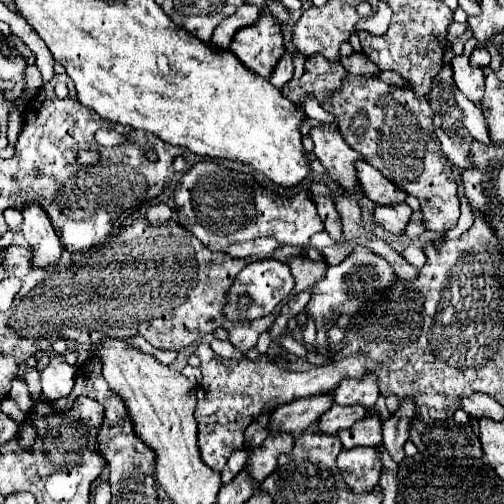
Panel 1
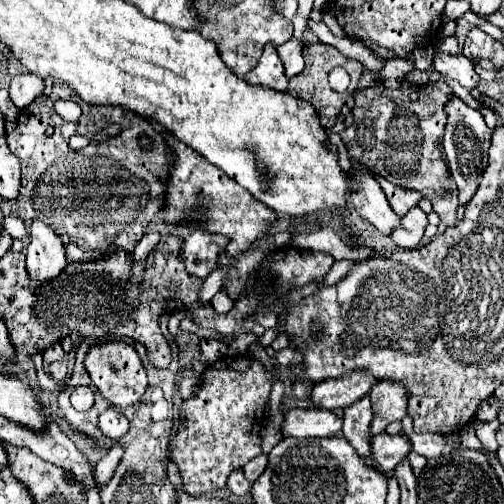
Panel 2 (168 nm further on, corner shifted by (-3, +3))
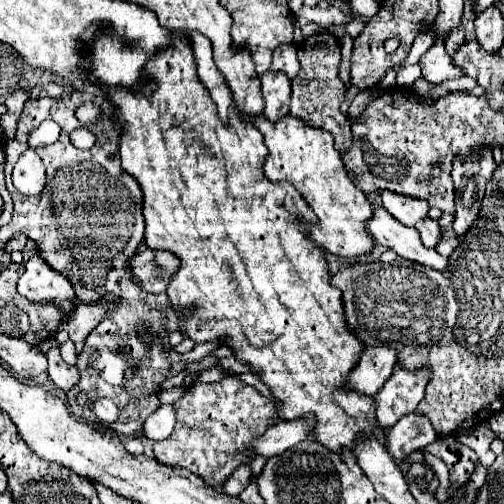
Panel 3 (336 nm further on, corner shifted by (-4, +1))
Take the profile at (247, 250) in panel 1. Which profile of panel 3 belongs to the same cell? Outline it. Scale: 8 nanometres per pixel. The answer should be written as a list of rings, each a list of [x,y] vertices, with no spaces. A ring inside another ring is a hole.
[[[138,251],[128,263],[132,279],[136,279],[148,293],[164,293],[168,275],[174,273],[178,265],[180,261],[168,251]]]

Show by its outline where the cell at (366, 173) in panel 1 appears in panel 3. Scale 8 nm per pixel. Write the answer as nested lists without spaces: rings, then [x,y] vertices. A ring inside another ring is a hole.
[[[382,191],[380,195],[382,195],[384,209],[406,227],[414,227],[420,219],[428,217],[430,205],[424,199],[402,197],[402,195],[392,193],[392,191]]]

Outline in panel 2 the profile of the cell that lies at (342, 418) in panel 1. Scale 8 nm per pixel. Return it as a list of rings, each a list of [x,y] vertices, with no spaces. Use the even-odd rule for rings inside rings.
[[[291,409],[283,421],[287,437],[333,437],[341,433],[343,419],[323,409]]]

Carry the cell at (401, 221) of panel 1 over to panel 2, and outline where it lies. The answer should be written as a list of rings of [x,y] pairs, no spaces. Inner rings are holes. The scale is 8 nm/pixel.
[[[413,207],[409,209],[409,213],[405,213],[405,217],[401,217],[401,223],[397,225],[397,229],[393,229],[391,239],[401,249],[415,249],[421,245],[425,225],[427,215],[419,207]]]

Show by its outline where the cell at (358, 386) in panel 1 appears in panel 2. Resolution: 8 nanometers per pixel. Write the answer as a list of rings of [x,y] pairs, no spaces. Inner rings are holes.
[[[369,393],[343,409],[343,435],[365,459],[369,457],[369,425],[371,425],[371,397]]]

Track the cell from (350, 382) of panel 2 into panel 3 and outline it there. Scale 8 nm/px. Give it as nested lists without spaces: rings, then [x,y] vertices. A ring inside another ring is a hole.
[[[368,347],[350,373],[348,389],[354,389],[362,395],[376,395],[392,375],[396,361],[398,359],[392,347]]]

